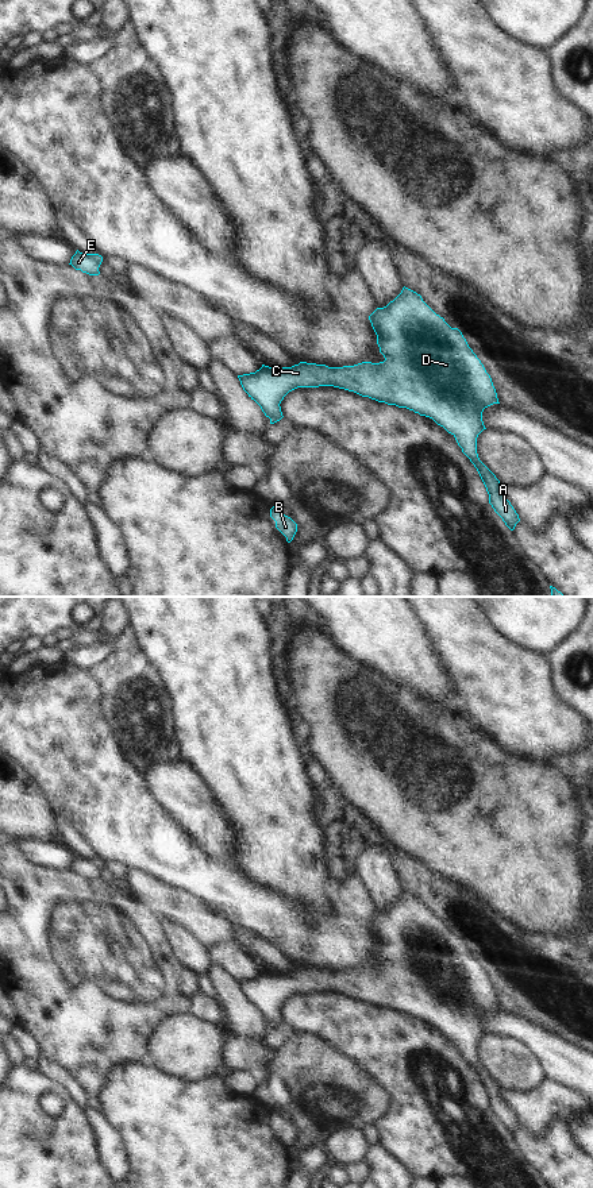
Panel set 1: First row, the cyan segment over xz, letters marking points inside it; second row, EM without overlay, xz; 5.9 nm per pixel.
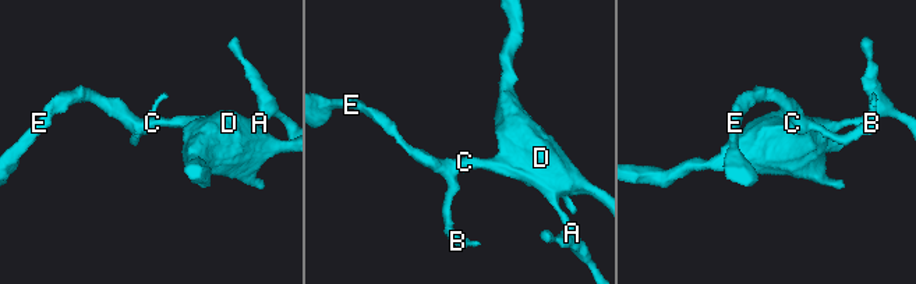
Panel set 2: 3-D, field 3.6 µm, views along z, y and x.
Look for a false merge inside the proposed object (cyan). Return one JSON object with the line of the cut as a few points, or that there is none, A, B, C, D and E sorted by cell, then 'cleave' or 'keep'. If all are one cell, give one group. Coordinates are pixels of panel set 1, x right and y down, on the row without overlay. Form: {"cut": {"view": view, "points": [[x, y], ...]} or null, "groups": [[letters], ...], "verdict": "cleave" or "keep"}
{"cut": null, "groups": [["A", "B", "C", "D", "E"]], "verdict": "keep"}

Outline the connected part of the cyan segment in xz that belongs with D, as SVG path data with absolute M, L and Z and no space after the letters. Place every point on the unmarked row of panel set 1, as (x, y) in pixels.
M405 891L386 911L377 913L369 925L377 940L384 967L362 967L343 972L300 967L292 972L277 975L262 969L255 977L238 980L243 995L261 1011L265 1021L270 1023L270 1029L284 1022L280 1008L289 996L297 992L319 991L344 994L432 1023L455 1042L462 1057L477 1073L489 1099L489 1108L505 1130L513 1135L520 1126L519 1119L504 1100L500 1085L477 1058L477 1042L486 1034L482 1017L500 1007L490 980L469 952L462 937L458 933L451 933L423 906L420 899Z

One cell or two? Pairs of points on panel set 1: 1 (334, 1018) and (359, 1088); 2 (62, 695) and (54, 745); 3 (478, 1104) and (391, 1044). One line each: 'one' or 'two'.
1: two
2: one
3: one

